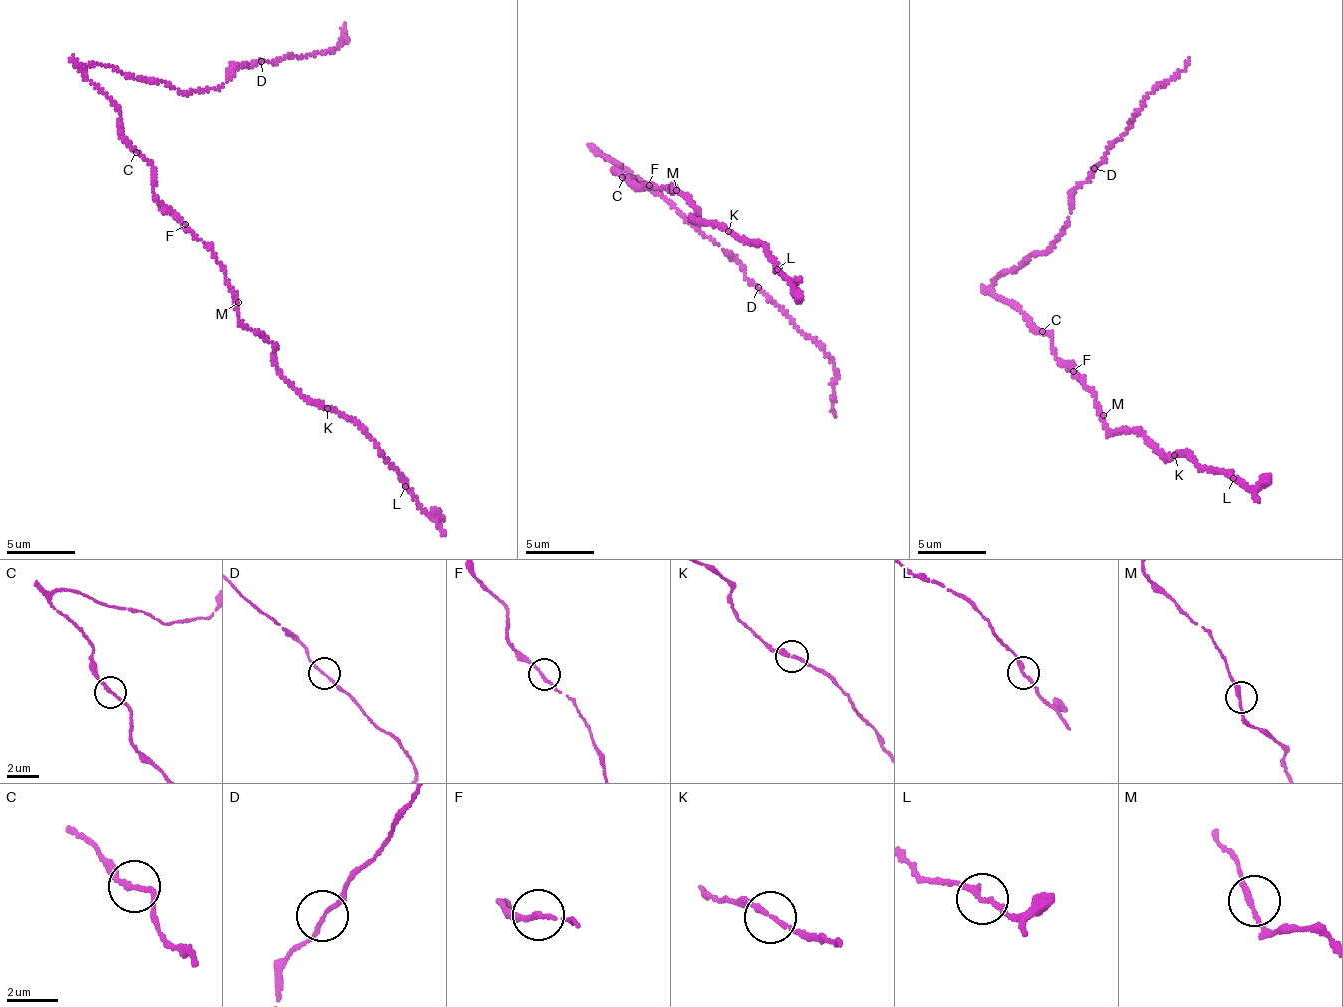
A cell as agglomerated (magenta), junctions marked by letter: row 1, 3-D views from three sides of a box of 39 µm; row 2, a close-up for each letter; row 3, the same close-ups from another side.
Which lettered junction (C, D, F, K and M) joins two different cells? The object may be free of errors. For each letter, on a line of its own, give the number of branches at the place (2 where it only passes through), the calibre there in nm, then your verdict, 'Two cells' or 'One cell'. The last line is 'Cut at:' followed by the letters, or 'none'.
C: Branches: 2. Thickness 180 nm. One cell
D: Branches: 2. Thickness 150 nm. One cell
F: Branches: 2. Thickness 180 nm. One cell
K: Branches: 2. Thickness 200 nm. One cell
M: Branches: 2. Thickness 190 nm. One cell
Cut at: none

